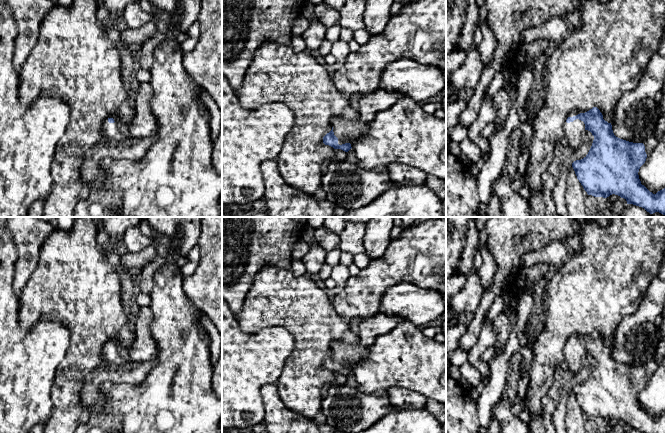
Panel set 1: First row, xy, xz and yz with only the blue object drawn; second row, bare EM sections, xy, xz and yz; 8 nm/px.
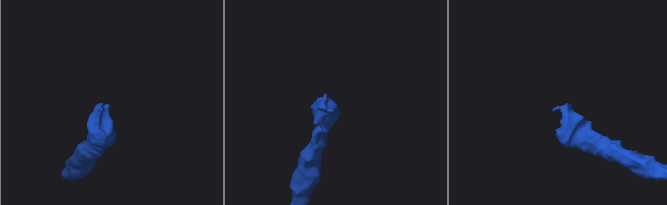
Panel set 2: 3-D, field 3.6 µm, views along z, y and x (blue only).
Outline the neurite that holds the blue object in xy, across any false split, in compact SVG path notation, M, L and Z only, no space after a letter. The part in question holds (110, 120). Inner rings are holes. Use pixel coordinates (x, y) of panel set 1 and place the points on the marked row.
M149 82L137 87L133 117L128 120L128 134L123 135L116 118L108 118L102 126L100 141L123 141L128 138L146 138L157 135L158 122L151 109L153 90Z

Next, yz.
M597 107L587 112L573 110L563 126L565 138L574 151L583 144L583 134L586 130L594 136L588 154L581 160L572 163L577 179L588 195L607 198L612 194L618 195L633 204L644 208L650 214L659 212L665 215L665 188L656 194L650 192L639 179L639 169L645 163L647 154L643 143L633 143L616 137L611 123L603 119Z

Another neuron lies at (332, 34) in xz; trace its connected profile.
M335 25L328 27L326 32L325 32L325 39L330 41L330 42L335 42L340 38L340 31L341 31L341 26Z

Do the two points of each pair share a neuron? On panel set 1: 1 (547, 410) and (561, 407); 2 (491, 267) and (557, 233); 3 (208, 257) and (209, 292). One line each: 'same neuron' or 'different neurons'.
1: different neurons
2: different neurons
3: same neuron

